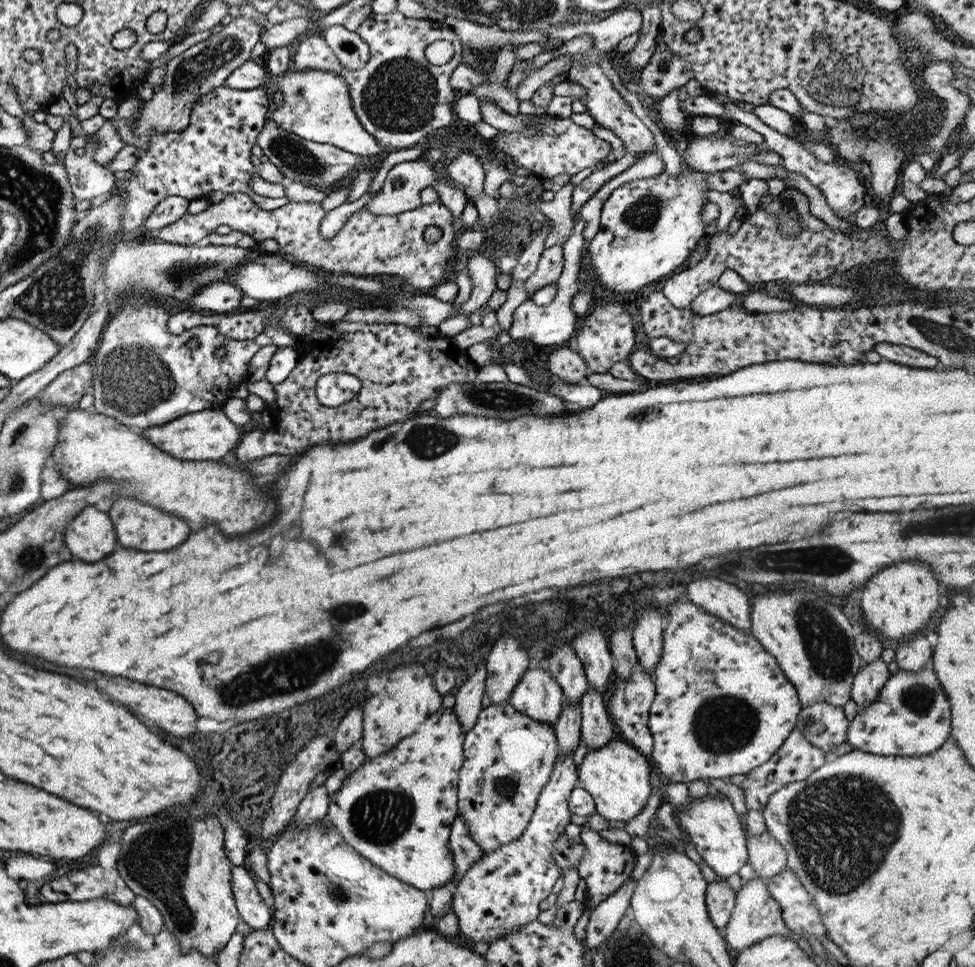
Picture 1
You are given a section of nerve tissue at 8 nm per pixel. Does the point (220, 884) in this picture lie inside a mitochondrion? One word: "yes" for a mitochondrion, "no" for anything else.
no

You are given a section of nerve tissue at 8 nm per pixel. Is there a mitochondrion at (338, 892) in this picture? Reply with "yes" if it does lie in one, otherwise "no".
yes

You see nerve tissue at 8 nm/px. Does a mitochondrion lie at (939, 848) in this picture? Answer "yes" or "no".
no

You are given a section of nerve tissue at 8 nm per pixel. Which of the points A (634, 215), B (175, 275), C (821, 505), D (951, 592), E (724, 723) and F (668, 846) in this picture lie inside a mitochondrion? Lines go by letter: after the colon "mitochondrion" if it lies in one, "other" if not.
A: mitochondrion
B: mitochondrion
C: other
D: other
E: mitochondrion
F: other

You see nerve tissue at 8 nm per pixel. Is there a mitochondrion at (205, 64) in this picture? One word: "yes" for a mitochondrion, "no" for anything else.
yes

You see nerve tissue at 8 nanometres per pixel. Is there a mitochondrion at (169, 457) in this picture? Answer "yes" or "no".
no

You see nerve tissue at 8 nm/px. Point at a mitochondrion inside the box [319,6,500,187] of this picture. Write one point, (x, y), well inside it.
(401, 95)

